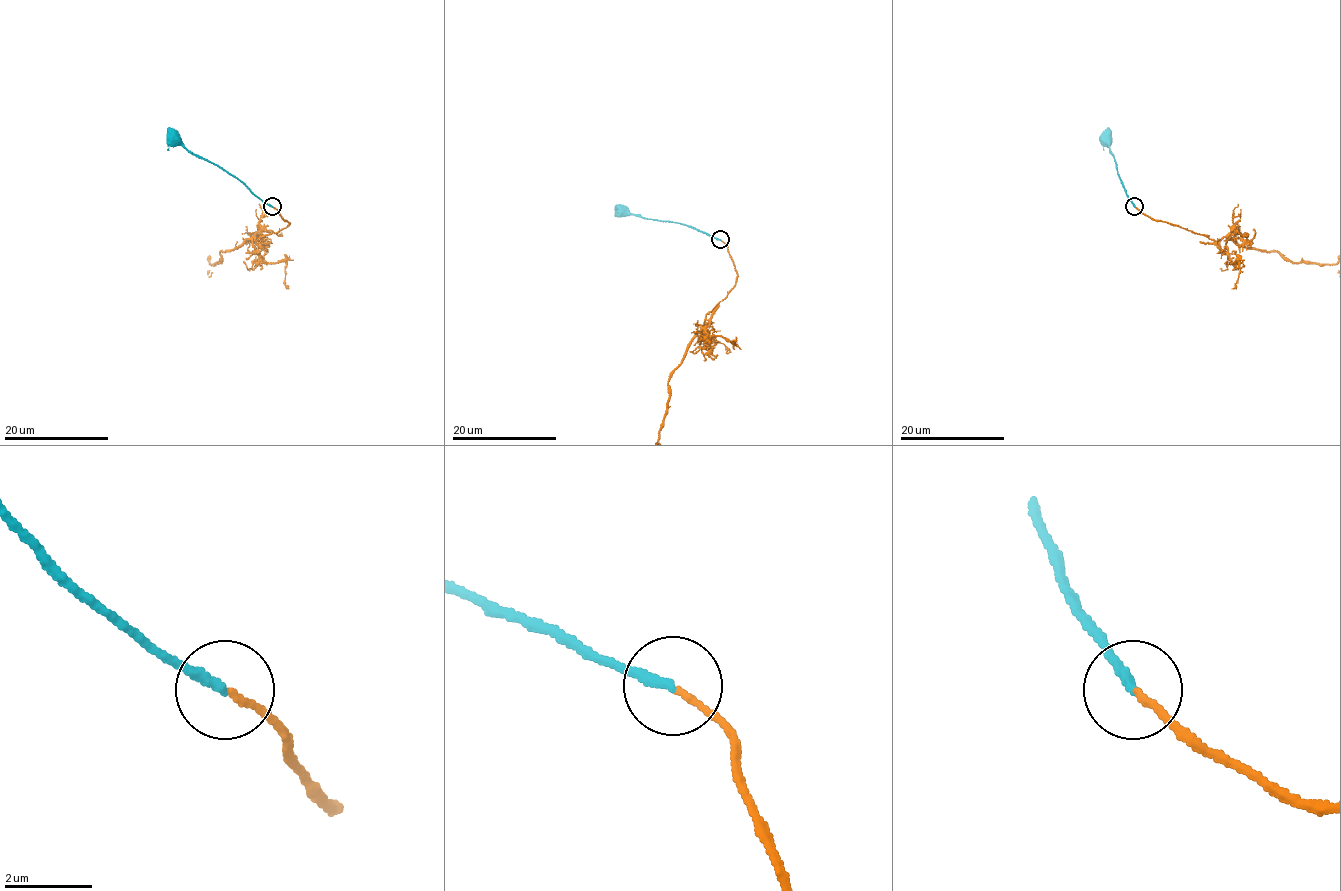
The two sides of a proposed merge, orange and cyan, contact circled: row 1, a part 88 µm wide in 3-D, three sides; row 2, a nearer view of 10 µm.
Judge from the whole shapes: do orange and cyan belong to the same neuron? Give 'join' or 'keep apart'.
join

